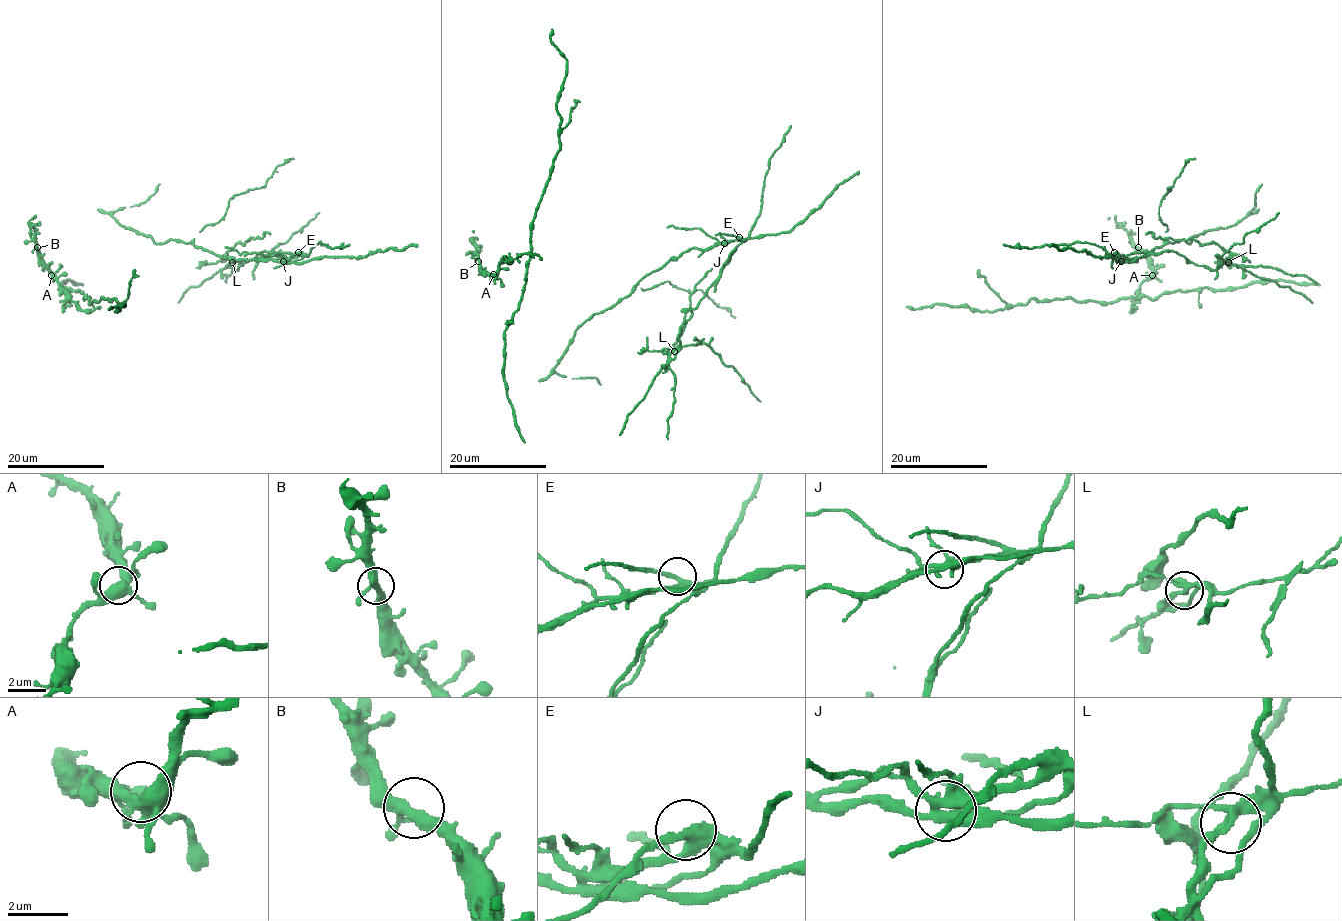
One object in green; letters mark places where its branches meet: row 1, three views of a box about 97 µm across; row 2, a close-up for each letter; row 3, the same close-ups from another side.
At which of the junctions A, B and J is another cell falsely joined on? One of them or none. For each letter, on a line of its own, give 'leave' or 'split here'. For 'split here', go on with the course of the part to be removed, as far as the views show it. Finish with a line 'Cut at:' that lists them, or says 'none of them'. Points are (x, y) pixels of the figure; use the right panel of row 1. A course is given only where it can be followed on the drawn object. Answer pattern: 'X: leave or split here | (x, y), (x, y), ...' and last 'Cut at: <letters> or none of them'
A: leave
B: leave
J: split here | (1120, 261), (1118, 257), (1130, 262), (1176, 251), (1191, 263), (1216, 269), (1229, 255), (1214, 242), (1146, 234)
Cut at: J

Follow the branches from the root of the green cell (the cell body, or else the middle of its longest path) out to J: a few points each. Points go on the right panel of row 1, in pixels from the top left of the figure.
J: (1231, 225), (1208, 229), (1194, 235), (1191, 242), (1164, 242), (1146, 256), (1120, 261)

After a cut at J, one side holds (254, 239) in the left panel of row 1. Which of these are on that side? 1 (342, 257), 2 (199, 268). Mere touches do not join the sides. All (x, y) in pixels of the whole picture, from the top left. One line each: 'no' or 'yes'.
1: no
2: yes

